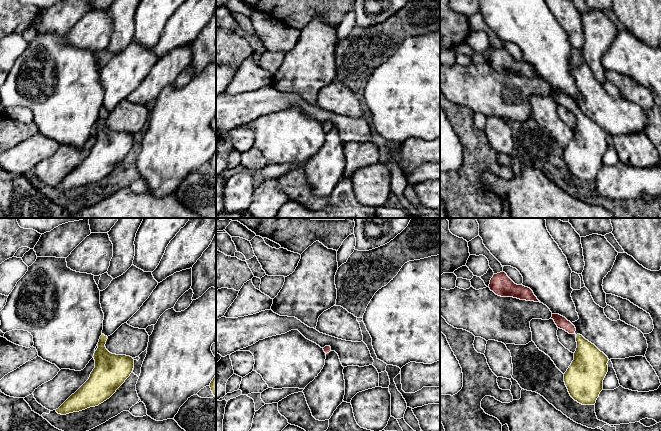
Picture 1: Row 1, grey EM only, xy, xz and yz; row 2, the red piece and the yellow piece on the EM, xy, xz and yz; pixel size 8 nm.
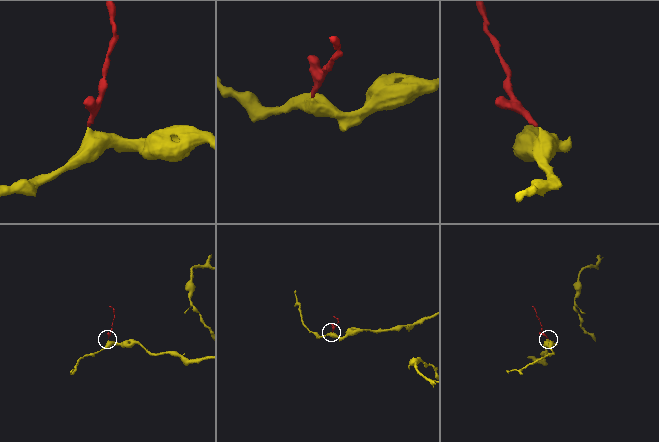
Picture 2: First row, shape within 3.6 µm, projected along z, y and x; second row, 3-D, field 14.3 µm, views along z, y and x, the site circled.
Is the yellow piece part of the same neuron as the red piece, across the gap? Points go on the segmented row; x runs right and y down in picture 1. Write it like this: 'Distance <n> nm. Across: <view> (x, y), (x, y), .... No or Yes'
Distance 20 nm. Across: yz (574, 333), (576, 335). Yes

